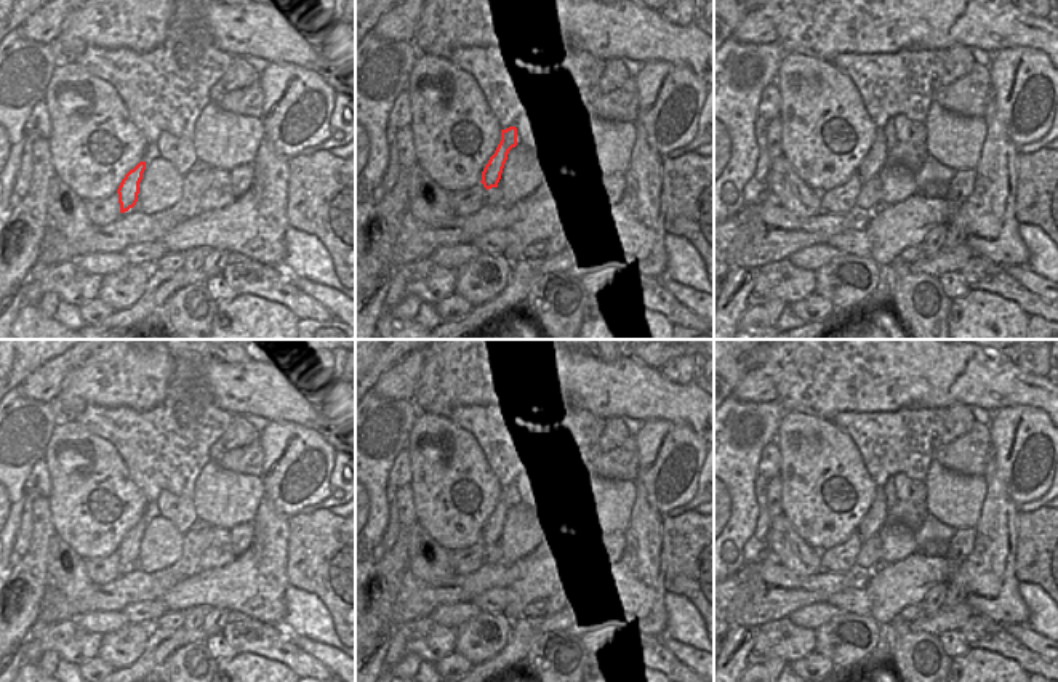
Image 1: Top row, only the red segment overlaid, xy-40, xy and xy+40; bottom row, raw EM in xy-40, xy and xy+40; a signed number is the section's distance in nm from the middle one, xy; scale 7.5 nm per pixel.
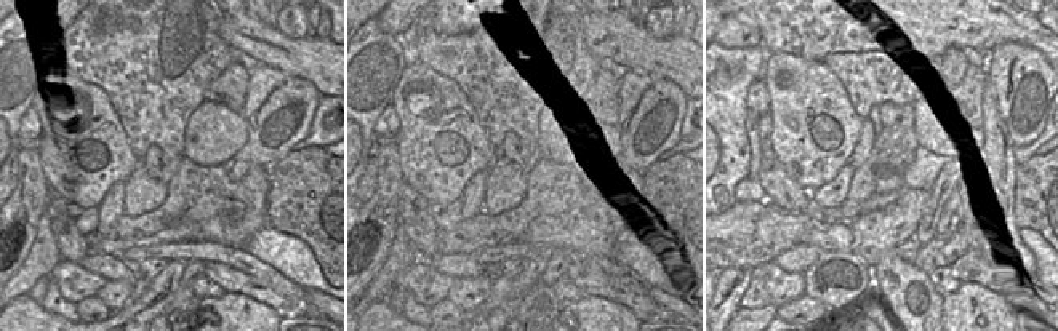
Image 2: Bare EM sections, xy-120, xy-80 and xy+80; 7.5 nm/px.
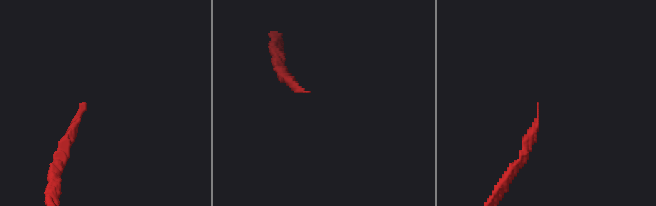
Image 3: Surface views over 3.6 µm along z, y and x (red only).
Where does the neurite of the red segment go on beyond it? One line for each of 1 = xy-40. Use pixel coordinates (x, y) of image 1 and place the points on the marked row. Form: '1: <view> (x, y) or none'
1: none

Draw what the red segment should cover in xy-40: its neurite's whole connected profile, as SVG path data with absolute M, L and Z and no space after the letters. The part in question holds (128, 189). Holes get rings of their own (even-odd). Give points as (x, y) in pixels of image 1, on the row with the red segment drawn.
M139 162L133 170L130 170L122 179L117 194L120 203L120 213L128 211L138 202L139 183L146 170L146 162Z

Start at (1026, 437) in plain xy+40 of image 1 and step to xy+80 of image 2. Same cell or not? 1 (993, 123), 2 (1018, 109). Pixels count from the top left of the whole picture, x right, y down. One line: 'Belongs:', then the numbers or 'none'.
Belongs: 2

